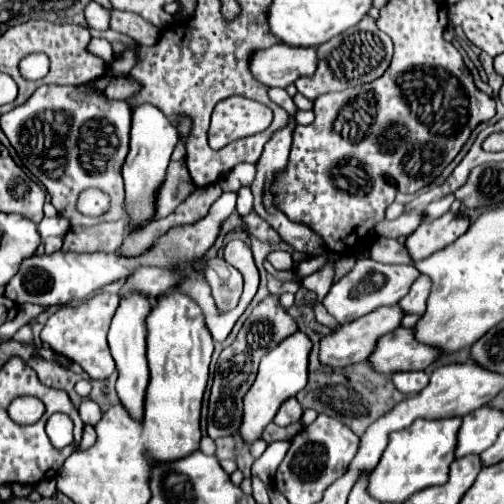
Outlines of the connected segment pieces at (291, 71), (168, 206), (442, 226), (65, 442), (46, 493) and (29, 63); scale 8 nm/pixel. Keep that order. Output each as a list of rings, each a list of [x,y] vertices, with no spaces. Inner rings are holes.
[[[274,44],[250,56],[250,72],[264,86],[286,88],[300,76],[310,76],[316,70],[314,48],[290,48]]]
[[[172,160],[166,170],[166,180],[164,180],[162,188],[158,188],[158,204],[156,204],[158,212],[154,214],[154,220],[172,214],[176,210],[176,206],[180,202],[184,202],[194,190],[196,190],[196,184],[194,184],[194,180],[190,180],[186,162]]]
[[[446,212],[444,216],[432,220],[432,222],[422,222],[404,242],[410,258],[414,262],[424,260],[432,256],[434,252],[446,248],[454,240],[458,240],[470,226],[470,220],[466,216],[454,216],[452,212]]]
[[[53,414],[48,419],[45,430],[55,448],[62,449],[73,443],[73,422],[65,414]]]
[[[55,478],[42,480],[42,482],[34,485],[34,490],[36,490],[44,498],[52,497],[56,492]]]
[[[34,52],[34,54],[24,56],[18,68],[26,80],[42,80],[50,68],[50,60],[42,52]]]

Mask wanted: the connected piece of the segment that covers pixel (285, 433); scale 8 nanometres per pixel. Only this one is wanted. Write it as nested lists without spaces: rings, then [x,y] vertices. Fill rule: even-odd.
[[[272,422],[272,424],[266,426],[266,432],[262,434],[262,440],[266,440],[266,442],[274,442],[274,440],[292,438],[292,436],[294,436],[296,432],[300,432],[300,430],[302,430],[302,424],[300,424],[300,422],[290,424],[290,426],[286,426],[286,428],[280,428],[280,426],[276,426],[276,424]]]

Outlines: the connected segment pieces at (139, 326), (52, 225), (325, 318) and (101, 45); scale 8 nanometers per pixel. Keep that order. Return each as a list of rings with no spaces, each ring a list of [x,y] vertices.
[[[128,294],[118,306],[116,316],[112,318],[110,334],[108,334],[110,352],[112,352],[112,358],[116,362],[116,370],[118,370],[118,382],[116,382],[118,398],[122,400],[128,414],[138,422],[144,416],[144,396],[146,396],[146,388],[150,382],[150,370],[148,370],[148,362],[146,362],[144,318],[152,310],[152,304],[154,304],[152,298],[146,298],[142,294]]]
[[[54,216],[54,218],[44,218],[40,224],[38,224],[38,230],[42,234],[42,238],[48,238],[48,236],[64,236],[70,228],[70,222],[64,218],[64,216]]]
[[[312,302],[312,310],[314,310],[318,322],[322,322],[322,324],[326,324],[326,326],[330,326],[330,328],[336,328],[336,326],[338,326],[338,322],[326,312],[326,308],[324,308],[320,302]]]
[[[102,38],[90,40],[90,52],[92,52],[94,56],[102,58],[108,70],[112,68],[112,64],[114,64],[114,52],[112,52],[112,46],[110,46],[108,40],[102,40]]]

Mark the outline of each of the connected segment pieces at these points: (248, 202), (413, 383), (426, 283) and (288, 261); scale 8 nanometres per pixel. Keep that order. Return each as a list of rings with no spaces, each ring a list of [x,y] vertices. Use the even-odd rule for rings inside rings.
[[[242,187],[238,191],[236,211],[242,216],[246,216],[253,211],[254,197],[250,187]]]
[[[396,372],[392,376],[394,386],[402,392],[402,394],[418,394],[426,388],[430,376],[426,372]]]
[[[420,276],[414,282],[414,286],[410,288],[410,292],[398,302],[398,306],[406,314],[422,314],[426,310],[428,294],[430,294],[430,278],[428,276]]]
[[[270,252],[268,254],[268,260],[278,270],[290,270],[294,266],[292,264],[292,256],[288,252]]]

